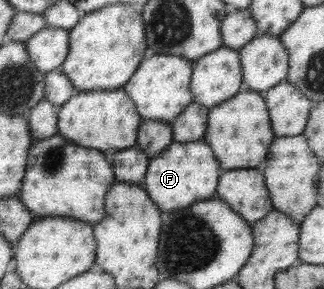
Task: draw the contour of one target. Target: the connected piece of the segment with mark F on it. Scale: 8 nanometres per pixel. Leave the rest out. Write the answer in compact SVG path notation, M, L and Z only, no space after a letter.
M203 140L183 144L173 142L161 156L155 156L149 162L147 176L139 184L160 210L177 210L205 198L214 198L219 176L223 172L219 162L215 160L215 154L211 152L211 147L203 142Z

